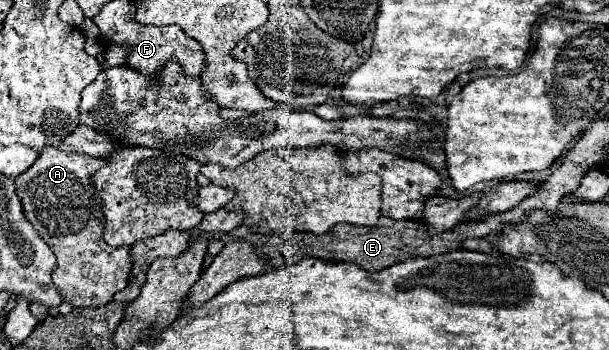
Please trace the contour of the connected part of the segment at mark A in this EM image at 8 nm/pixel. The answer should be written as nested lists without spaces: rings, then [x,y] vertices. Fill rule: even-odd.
[[[48,147],[28,171],[16,177],[16,193],[20,195],[26,219],[56,253],[58,267],[52,273],[52,281],[62,299],[74,307],[104,305],[112,301],[114,293],[124,289],[120,287],[120,281],[126,281],[132,269],[128,245],[110,247],[102,241],[102,199],[92,183],[92,175],[104,165],[106,159]]]

